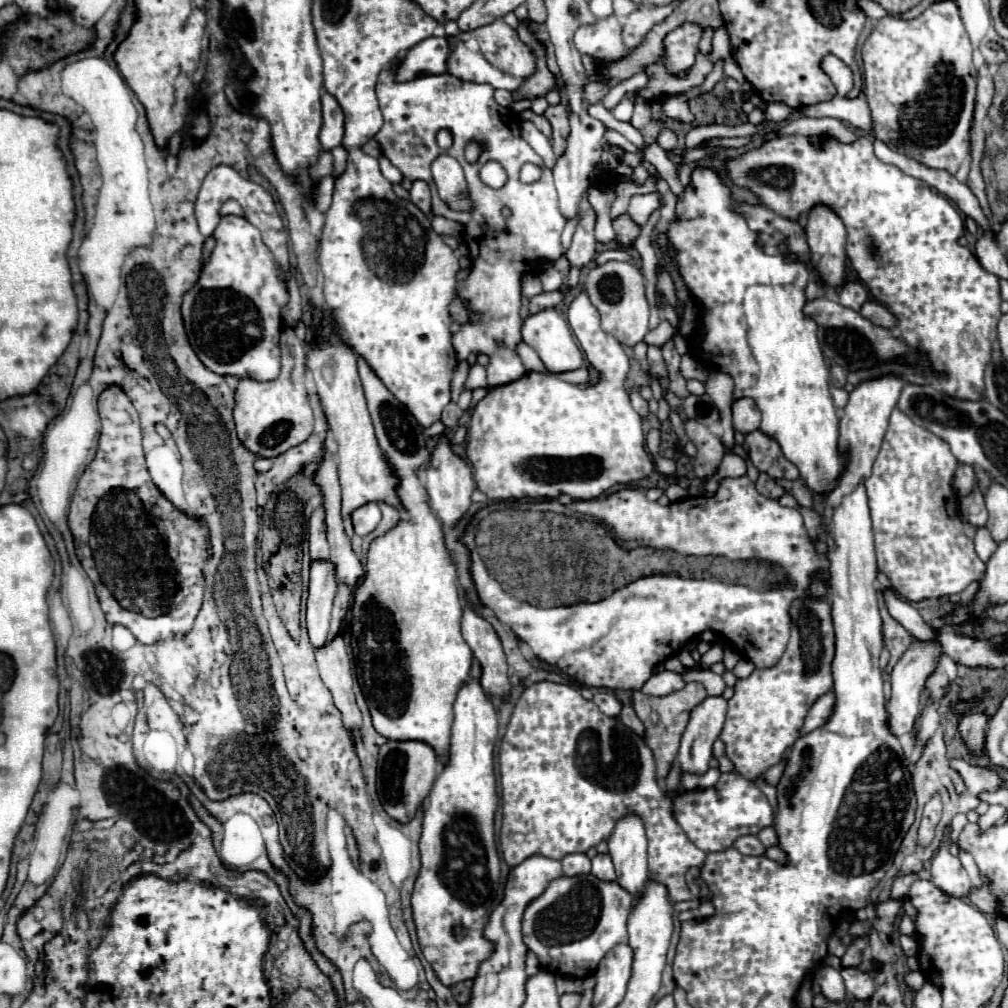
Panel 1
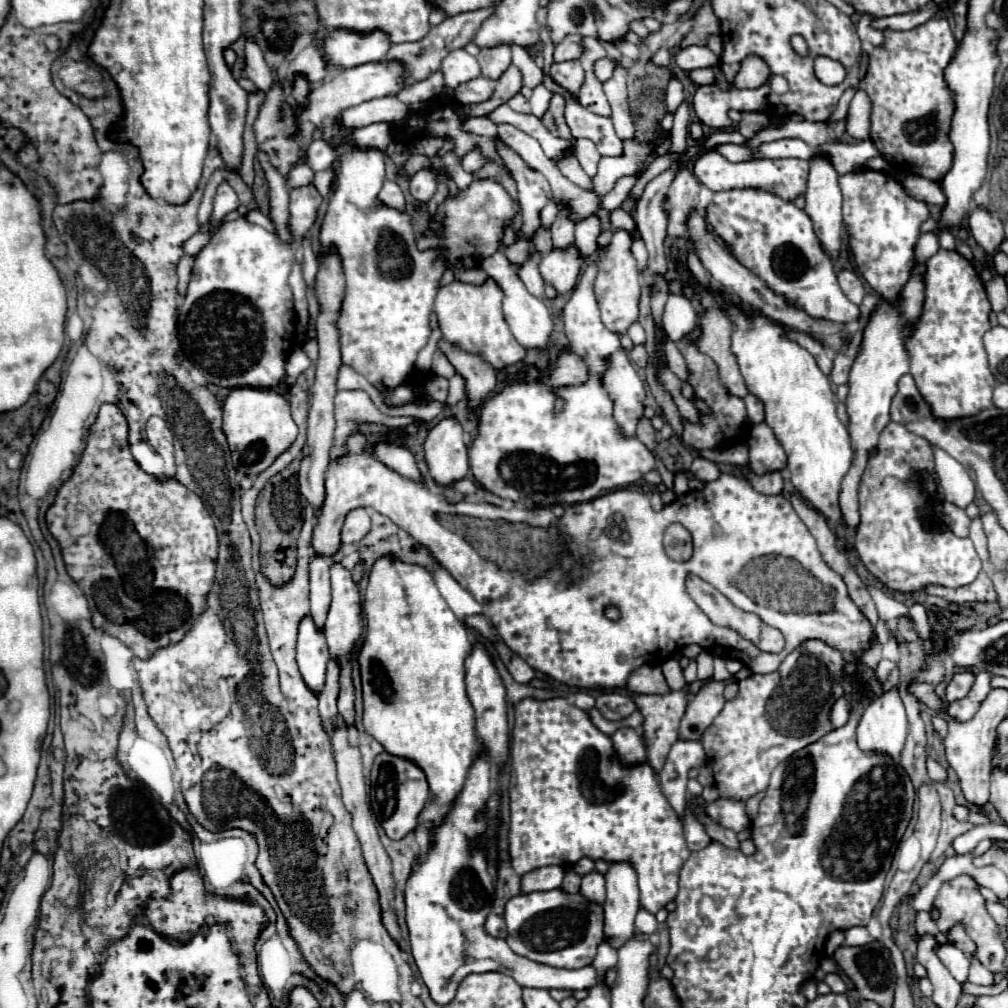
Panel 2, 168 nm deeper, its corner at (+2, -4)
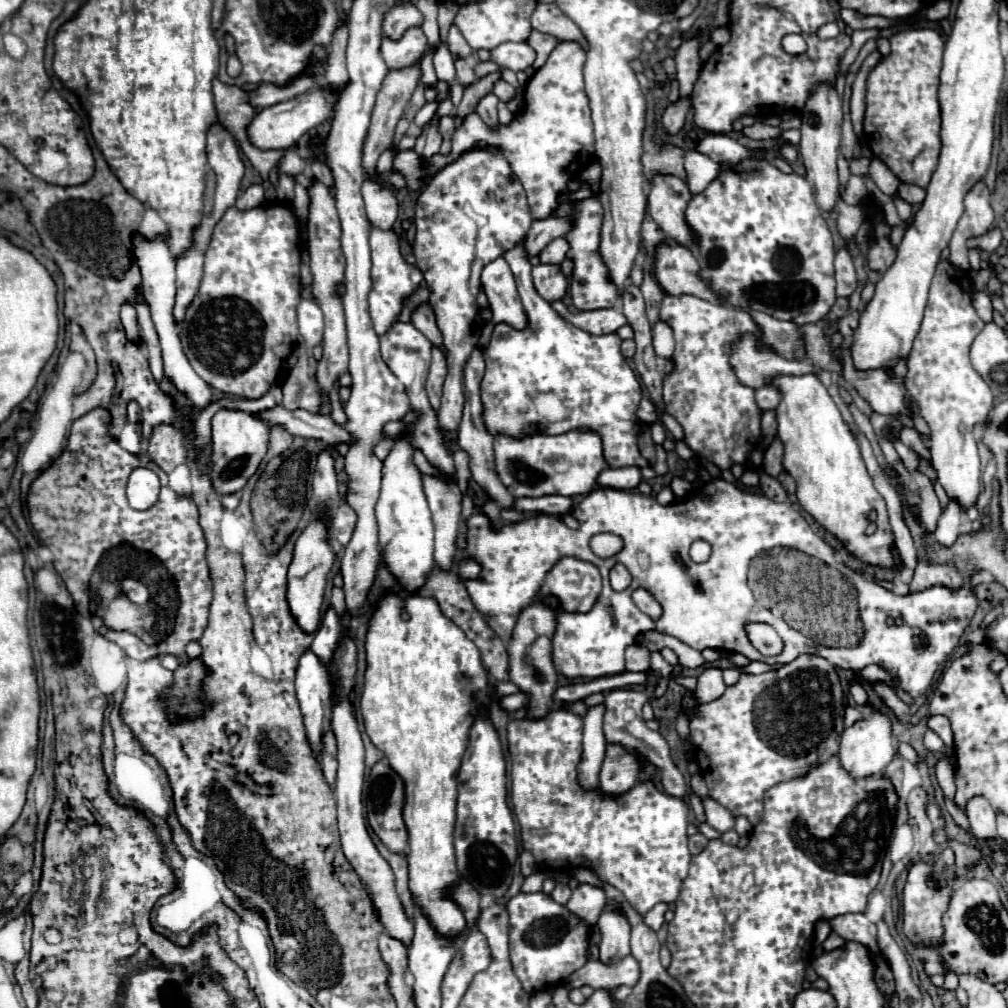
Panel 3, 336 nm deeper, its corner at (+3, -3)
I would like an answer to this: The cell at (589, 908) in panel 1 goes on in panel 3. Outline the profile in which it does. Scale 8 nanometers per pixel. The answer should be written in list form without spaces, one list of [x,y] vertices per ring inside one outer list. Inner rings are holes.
[[[544,892],[516,894],[508,900],[506,912],[510,916],[510,960],[514,974],[526,992],[536,992],[552,984],[560,984],[574,970],[588,962],[588,940],[592,926],[582,922],[564,904],[554,902]]]

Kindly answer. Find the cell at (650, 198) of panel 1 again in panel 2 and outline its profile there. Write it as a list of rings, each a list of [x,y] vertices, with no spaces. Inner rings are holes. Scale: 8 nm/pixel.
[[[635,239],[633,241],[633,255],[637,259],[637,265],[639,265],[639,271],[643,273],[645,267],[647,267],[647,249],[645,249],[645,243],[641,239]]]

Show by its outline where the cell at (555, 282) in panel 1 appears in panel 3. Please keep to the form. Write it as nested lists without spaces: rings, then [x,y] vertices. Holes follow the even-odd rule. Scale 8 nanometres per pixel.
[[[552,302],[554,310],[566,318],[568,322],[572,322],[576,328],[582,328],[590,334],[614,334],[622,324],[626,324],[626,316],[616,310],[616,308],[606,308],[606,310],[590,310],[590,312],[578,312],[578,314],[570,314],[566,310],[566,306],[562,306],[560,302]]]

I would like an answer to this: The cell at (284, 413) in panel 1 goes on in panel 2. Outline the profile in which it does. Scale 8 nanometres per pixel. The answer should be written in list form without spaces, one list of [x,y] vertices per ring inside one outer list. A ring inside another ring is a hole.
[[[239,387],[231,389],[223,401],[223,433],[231,449],[233,467],[245,475],[263,473],[297,437],[297,425],[291,419],[289,403],[275,389],[251,389]]]

